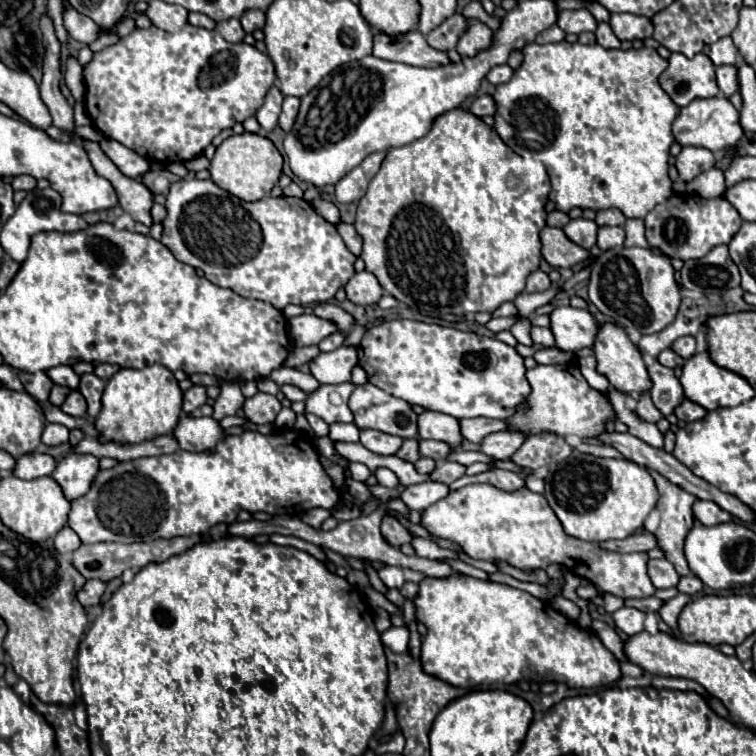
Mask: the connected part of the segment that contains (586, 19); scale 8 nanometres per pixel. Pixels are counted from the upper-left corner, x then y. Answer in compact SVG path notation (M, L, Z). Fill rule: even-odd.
M587 9L561 11L557 25L559 25L565 33L575 33L575 35L597 29L597 21L595 21L595 17L593 17Z

